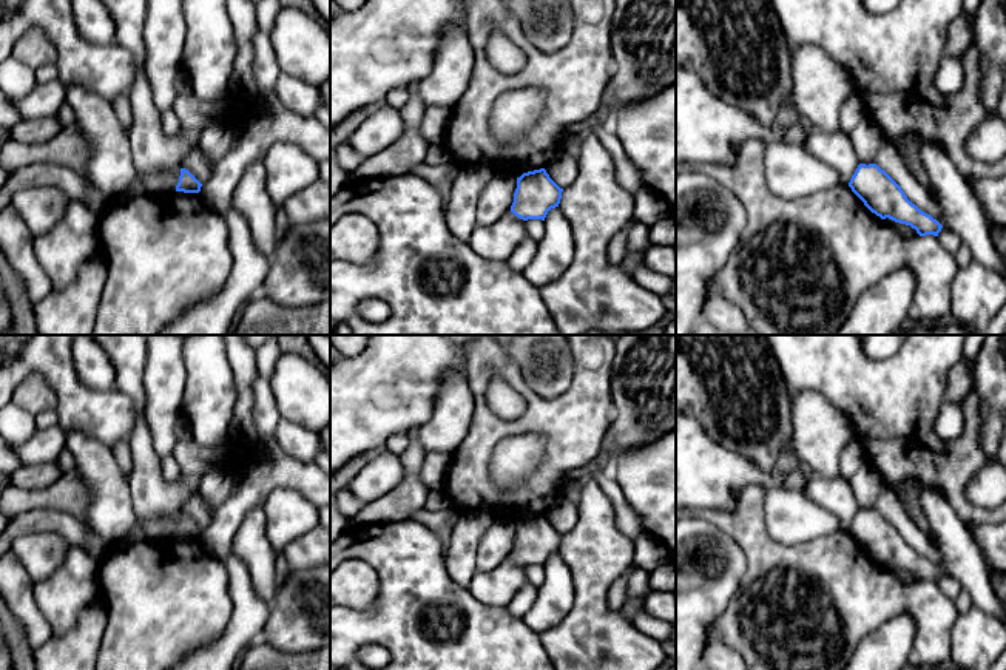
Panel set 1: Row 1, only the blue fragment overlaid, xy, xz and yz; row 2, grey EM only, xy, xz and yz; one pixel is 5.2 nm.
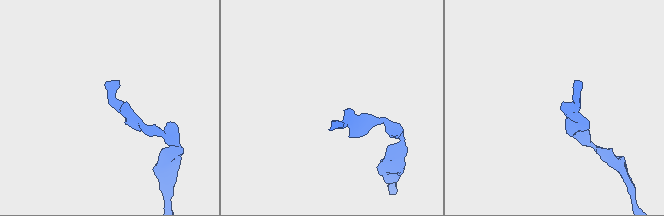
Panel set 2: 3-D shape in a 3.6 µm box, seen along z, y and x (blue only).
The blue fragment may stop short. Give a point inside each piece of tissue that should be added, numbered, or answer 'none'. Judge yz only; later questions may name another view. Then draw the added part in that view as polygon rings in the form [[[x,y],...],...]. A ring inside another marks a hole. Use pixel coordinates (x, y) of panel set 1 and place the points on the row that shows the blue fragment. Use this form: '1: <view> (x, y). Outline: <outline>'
none

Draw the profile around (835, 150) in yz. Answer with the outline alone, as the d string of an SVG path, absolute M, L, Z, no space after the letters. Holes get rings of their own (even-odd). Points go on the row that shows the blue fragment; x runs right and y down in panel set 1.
M816 130L807 136L802 147L812 156L833 168L841 176L842 185L849 185L859 161L847 131L827 133Z

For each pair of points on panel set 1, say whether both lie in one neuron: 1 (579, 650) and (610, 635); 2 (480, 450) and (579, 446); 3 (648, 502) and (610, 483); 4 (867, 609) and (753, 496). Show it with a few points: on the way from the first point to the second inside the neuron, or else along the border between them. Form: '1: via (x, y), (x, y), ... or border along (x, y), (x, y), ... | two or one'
1: via (587, 642), (602, 641) | one
2: via (505, 428), (554, 425) | one
3: border along (611, 465), (613, 474), (628, 504), (644, 521) | two
4: via (830, 584), (816, 571), (783, 562), (753, 533) | one

